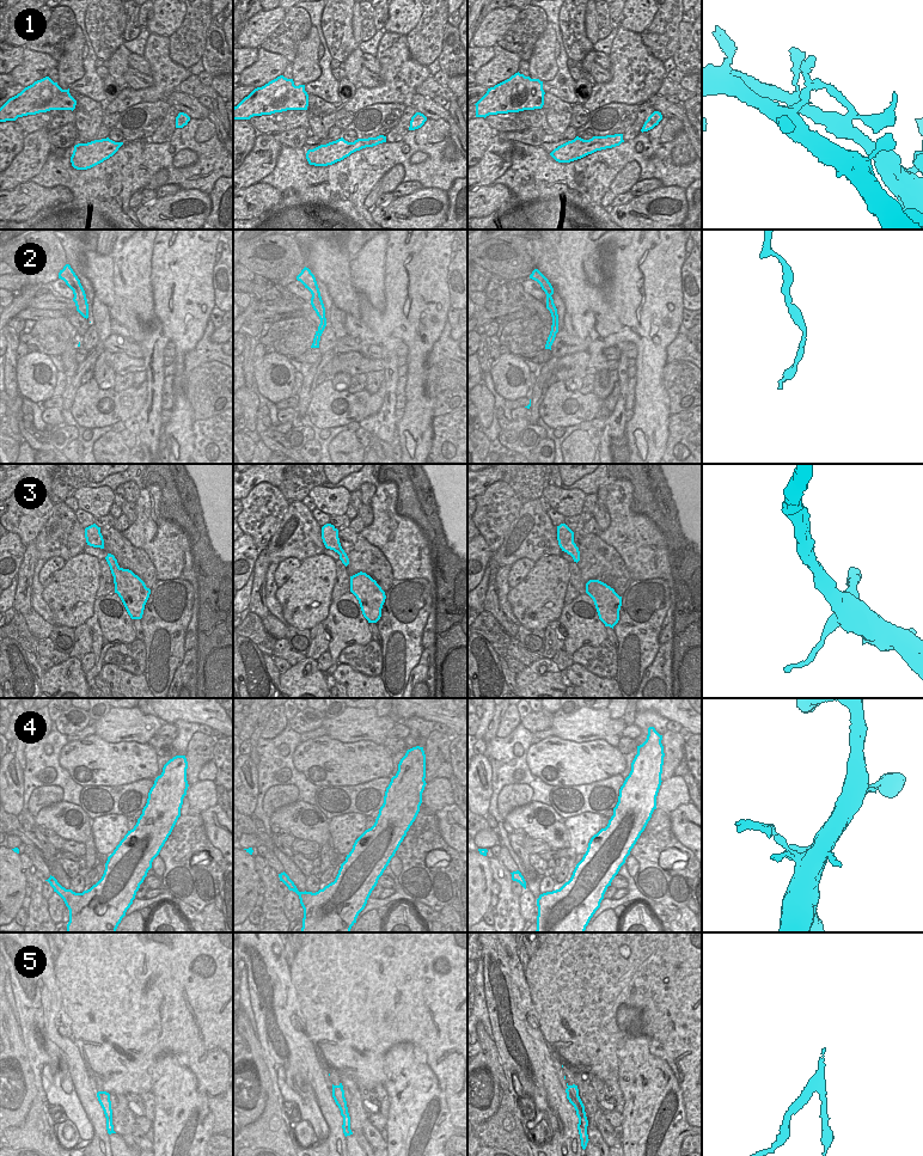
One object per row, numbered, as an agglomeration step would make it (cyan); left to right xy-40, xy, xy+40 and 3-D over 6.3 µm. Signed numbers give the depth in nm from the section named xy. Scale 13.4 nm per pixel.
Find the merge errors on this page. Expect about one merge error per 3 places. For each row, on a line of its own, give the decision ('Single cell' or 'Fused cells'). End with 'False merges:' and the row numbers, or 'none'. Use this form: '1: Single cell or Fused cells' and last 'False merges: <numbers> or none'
1: Fused cells
2: Single cell
3: Single cell
4: Fused cells
5: Fused cells
False merges: 1, 4, 5.

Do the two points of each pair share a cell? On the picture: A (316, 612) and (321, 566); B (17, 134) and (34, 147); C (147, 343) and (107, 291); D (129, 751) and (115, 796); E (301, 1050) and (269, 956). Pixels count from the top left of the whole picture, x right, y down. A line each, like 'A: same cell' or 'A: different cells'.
A: same cell
B: different cells
C: different cells
D: different cells
E: same cell

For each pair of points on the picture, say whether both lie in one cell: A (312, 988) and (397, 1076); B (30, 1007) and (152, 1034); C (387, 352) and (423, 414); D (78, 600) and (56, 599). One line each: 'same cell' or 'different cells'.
A: different cells
B: different cells
C: different cells
D: same cell

